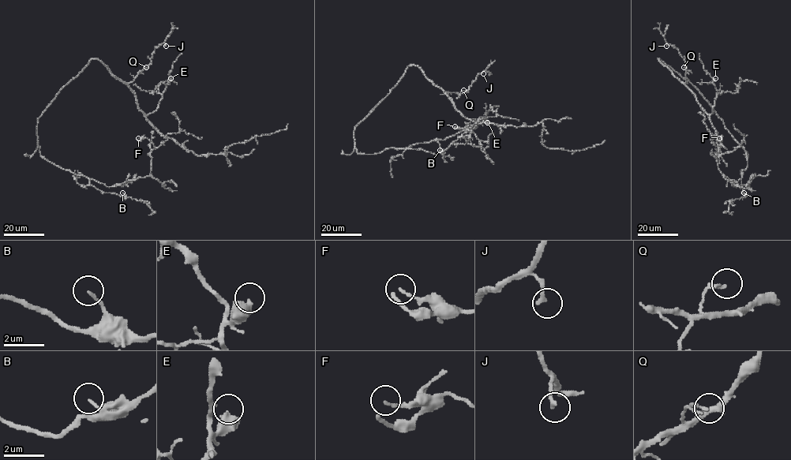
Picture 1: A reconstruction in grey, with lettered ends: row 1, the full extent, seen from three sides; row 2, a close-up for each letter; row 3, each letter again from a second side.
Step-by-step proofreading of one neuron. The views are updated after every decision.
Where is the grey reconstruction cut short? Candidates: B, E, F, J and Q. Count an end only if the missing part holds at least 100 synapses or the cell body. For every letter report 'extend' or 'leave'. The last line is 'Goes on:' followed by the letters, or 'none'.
B: leave
E: leave
F: leave
J: leave
Q: leave
Goes on: none

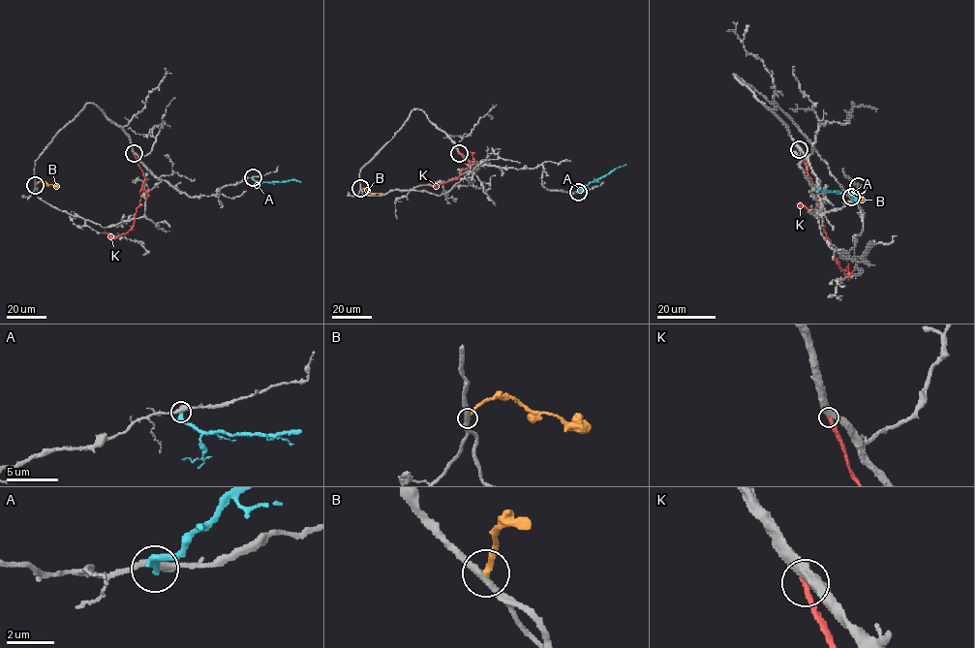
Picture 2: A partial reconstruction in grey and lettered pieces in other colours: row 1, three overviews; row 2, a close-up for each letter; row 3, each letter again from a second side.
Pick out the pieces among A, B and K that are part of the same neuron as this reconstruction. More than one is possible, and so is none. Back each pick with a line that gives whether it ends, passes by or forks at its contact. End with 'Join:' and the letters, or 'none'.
Join: none

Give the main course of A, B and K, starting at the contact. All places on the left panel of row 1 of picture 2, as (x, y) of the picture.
A: (253, 178), (258, 182), (300, 182)
B: (35, 185), (44, 181), (59, 187)
K: (134, 153), (144, 179), (134, 226), (115, 238), (104, 231)

